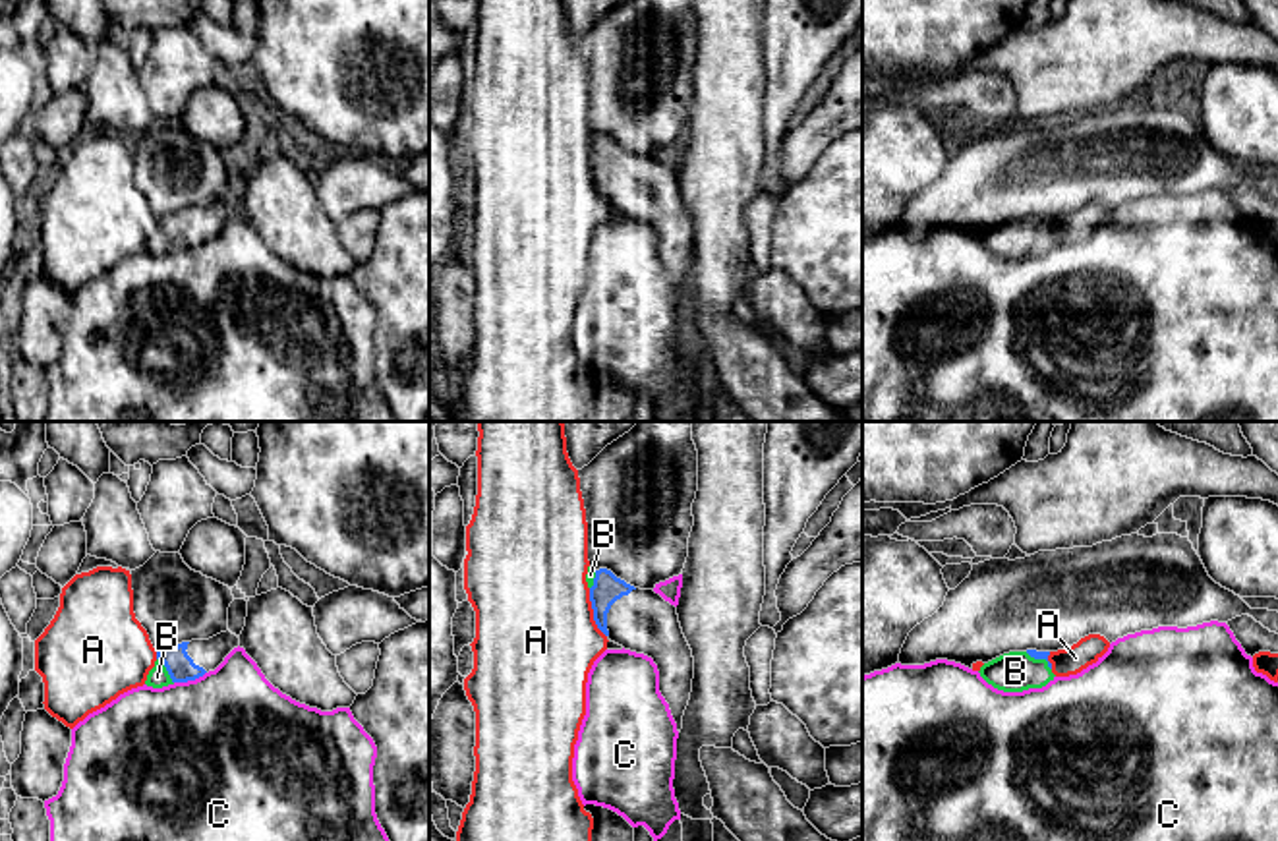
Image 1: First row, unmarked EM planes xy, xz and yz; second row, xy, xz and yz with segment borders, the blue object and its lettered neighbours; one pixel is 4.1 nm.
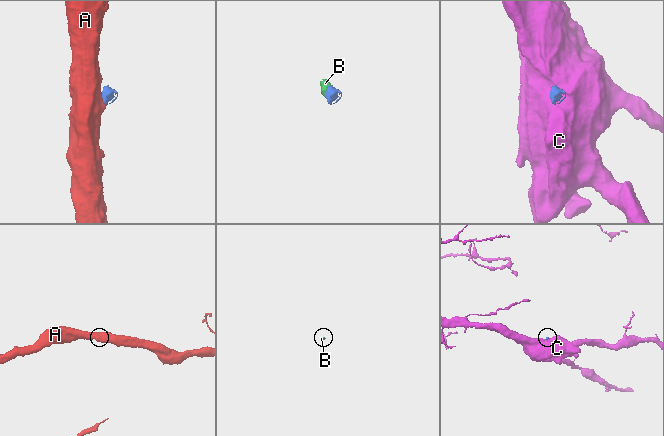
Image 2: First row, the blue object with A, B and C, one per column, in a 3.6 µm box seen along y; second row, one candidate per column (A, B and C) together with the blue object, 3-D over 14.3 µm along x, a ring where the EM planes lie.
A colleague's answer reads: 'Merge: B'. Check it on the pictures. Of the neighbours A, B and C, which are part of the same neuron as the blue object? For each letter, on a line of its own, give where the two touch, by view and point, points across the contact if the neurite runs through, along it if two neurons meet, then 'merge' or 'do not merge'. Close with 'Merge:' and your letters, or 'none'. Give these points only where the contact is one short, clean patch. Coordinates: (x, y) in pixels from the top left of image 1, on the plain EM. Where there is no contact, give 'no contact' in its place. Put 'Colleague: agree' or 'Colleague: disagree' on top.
Colleague: agree
A: meets blue in xz at (594, 180); border along xz (588, 155), (594, 190), (606, 203); do not merge
B: meets blue in xy at (167, 236); runs through xy (180, 234), (167, 236), (157, 244); merge
C: meets blue in xy at (190, 246); border along xy (205, 238), (194, 246), (174, 250); do not merge
Merge: B

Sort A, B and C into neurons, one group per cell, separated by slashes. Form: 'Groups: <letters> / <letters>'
Groups: A / B / C

